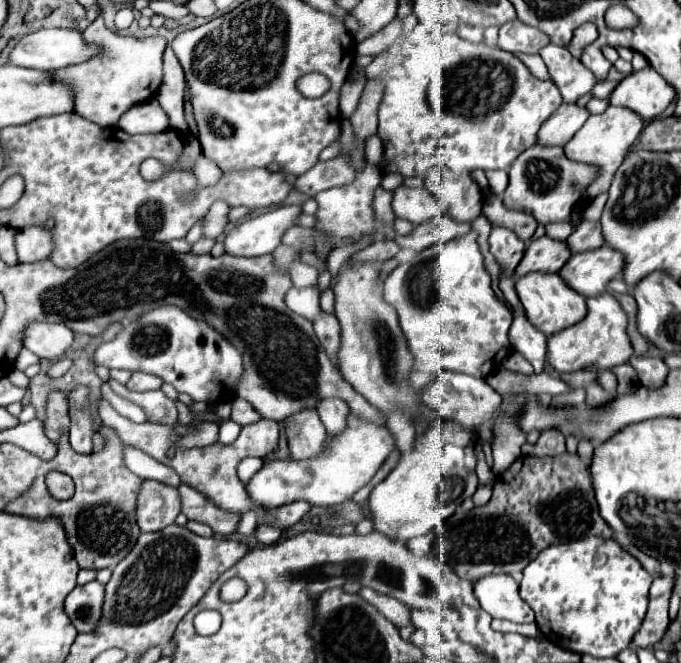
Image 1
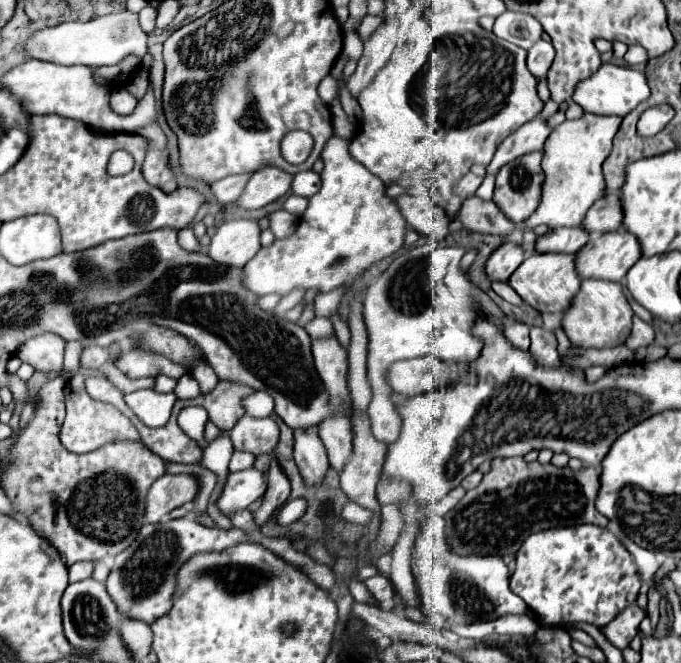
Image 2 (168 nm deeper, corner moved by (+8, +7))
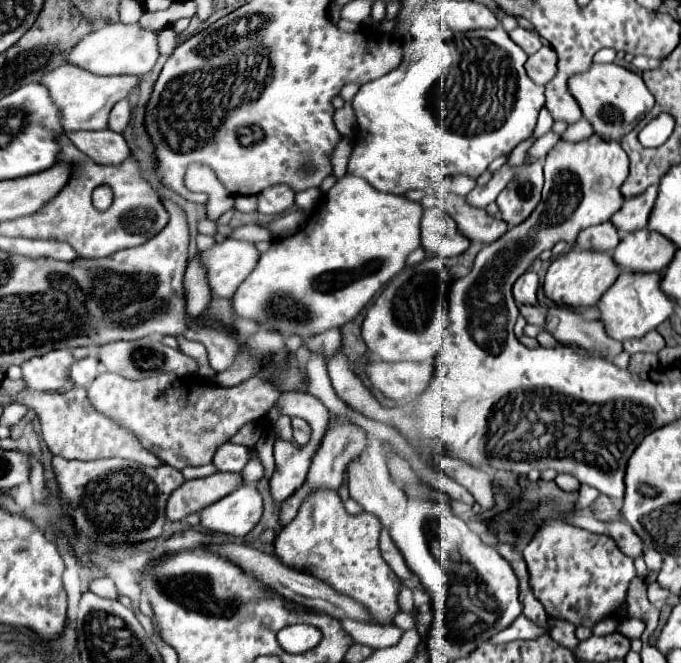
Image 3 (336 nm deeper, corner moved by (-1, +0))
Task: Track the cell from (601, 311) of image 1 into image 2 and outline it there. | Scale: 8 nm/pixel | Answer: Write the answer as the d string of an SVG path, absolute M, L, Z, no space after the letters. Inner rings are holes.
M584 280L578 296L574 296L564 320L562 328L568 340L580 348L610 348L618 346L626 340L632 328L634 310L624 294L624 286L608 280Z

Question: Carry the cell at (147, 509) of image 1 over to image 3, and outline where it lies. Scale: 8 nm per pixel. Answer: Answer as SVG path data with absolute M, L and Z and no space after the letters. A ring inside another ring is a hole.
M213 473L205 479L191 479L177 487L165 507L165 515L171 521L181 521L191 513L203 511L207 505L229 495L241 485L239 473Z

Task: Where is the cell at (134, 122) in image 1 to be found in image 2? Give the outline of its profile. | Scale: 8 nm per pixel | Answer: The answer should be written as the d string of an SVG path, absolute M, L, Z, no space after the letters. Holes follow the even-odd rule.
M116 88L110 96L110 108L116 112L116 114L130 114L134 108L136 108L136 98L132 94L128 94L124 88Z

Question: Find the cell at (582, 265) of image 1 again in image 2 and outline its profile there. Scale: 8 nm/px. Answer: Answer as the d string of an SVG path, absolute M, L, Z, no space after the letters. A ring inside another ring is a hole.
M624 230L596 234L590 244L576 254L582 278L602 278L624 282L628 270L642 258L638 238Z

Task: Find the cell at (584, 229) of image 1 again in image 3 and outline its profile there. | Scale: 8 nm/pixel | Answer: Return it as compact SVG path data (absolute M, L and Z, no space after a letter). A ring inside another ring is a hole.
M651 185L643 195L637 195L635 199L625 199L623 207L611 217L611 223L619 227L619 233L639 231L647 225L655 195L657 195L657 185Z

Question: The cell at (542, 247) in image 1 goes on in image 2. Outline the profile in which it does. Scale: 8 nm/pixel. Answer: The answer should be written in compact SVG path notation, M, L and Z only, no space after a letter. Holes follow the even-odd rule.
M578 226L578 228L554 228L546 236L538 238L534 250L536 252L566 252L566 254L574 254L580 248L584 248L588 238L590 236L582 226Z

